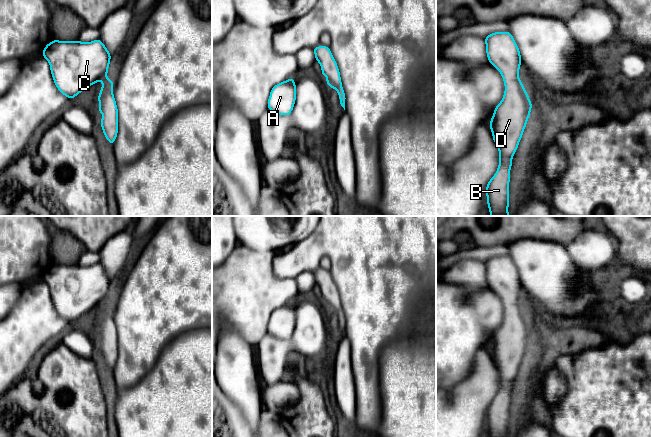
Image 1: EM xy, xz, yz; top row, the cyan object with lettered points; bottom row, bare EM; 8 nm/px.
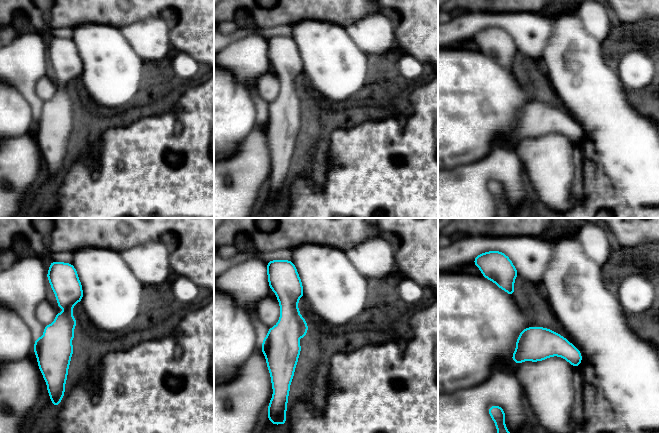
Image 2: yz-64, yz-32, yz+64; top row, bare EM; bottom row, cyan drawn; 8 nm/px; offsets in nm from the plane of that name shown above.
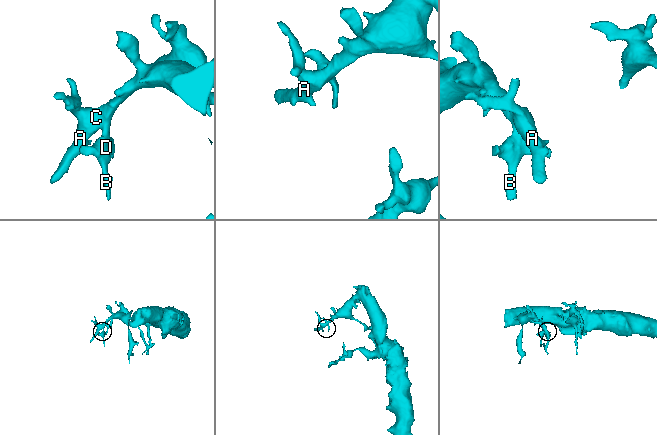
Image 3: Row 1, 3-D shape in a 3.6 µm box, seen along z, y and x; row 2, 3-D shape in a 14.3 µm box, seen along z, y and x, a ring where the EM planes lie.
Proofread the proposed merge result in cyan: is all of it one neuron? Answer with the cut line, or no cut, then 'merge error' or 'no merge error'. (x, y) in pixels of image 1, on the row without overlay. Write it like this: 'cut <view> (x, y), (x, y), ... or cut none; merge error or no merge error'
cut none; no merge error

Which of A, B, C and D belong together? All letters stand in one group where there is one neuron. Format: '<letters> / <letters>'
A B C D

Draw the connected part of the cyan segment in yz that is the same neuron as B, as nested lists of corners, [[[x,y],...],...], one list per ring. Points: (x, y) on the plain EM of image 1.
[[[494,256],[484,263],[488,285],[501,297],[505,309],[504,320],[489,348],[499,374],[499,390],[486,410],[487,428],[490,437],[508,437],[512,382],[533,328],[518,300],[522,282],[511,257]]]

